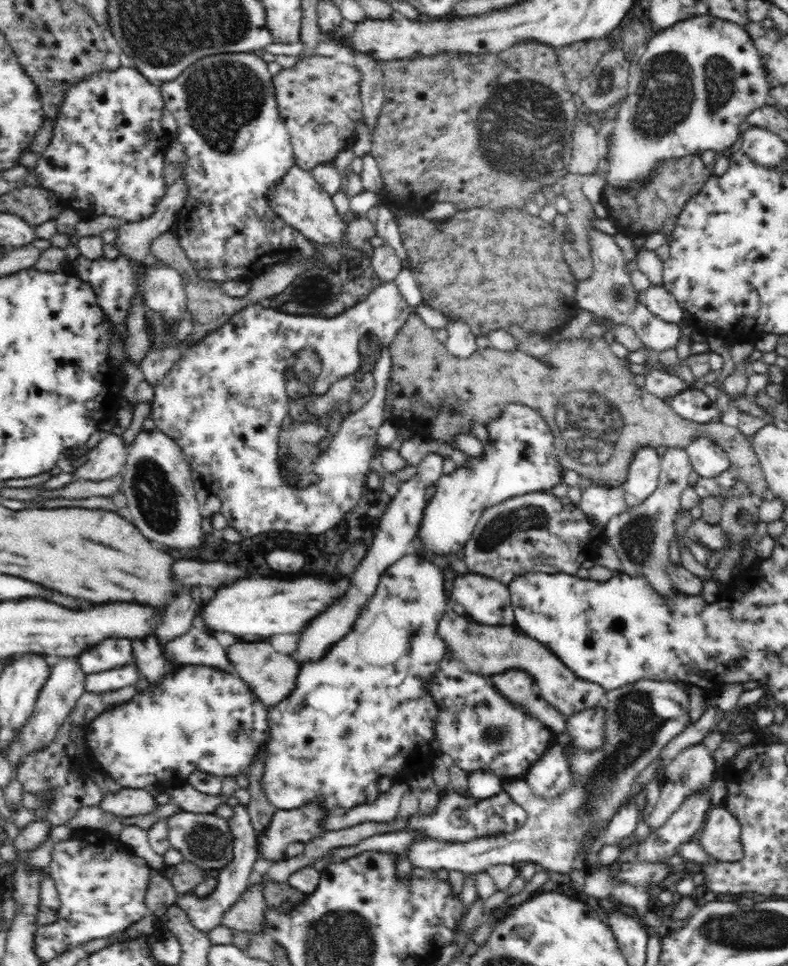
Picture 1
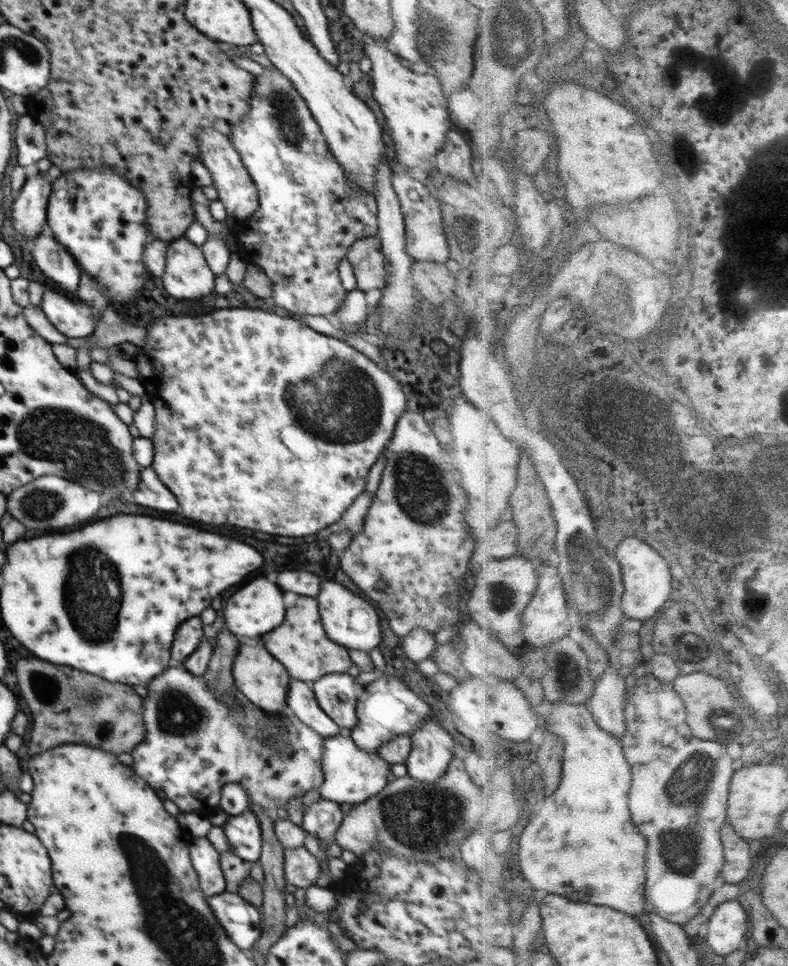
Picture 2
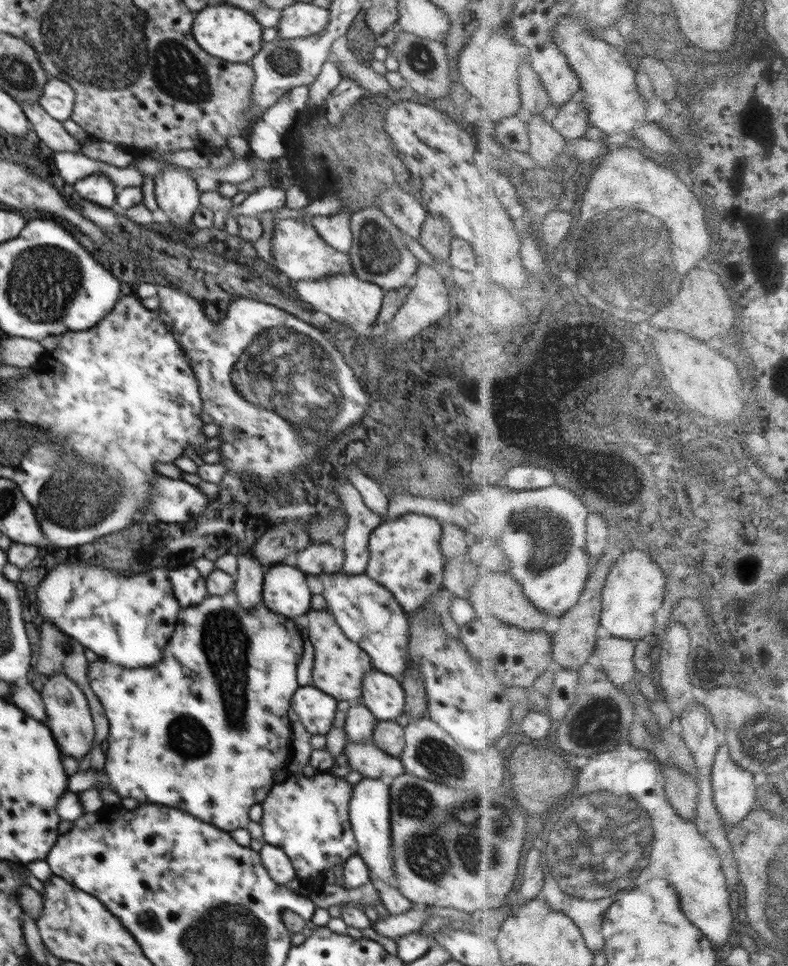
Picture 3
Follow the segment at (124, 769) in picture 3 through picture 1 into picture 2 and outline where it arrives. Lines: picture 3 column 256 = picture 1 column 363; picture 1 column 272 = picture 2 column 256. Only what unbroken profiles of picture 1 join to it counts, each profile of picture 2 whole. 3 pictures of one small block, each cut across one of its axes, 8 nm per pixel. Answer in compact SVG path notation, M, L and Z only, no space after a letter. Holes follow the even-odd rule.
M183 665L168 667L163 673L155 676L151 681L146 684L148 689L148 695L143 698L143 723L145 726L145 735L143 741L140 741L131 752L133 756L133 763L131 769L141 776L154 790L162 790L166 795L166 799L172 801L180 809L182 813L196 813L206 816L210 810L215 807L219 807L221 790L225 784L235 782L240 784L246 791L248 799L254 801L254 804L266 809L268 812L275 813L279 808L286 808L290 798L304 797L304 794L312 788L320 788L324 782L324 773L322 770L322 749L325 737L320 736L315 730L312 730L307 724L304 724L298 717L293 717L289 713L280 715L277 718L277 724L279 728L283 730L283 749L273 749L270 745L265 743L265 730L267 730L267 724L263 723L267 720L267 714L260 707L257 707L254 703L248 701L238 690L236 690L235 702L239 702L241 706L238 710L231 709L227 702L219 697L209 685L207 678L202 675L193 675L189 673L189 670Z

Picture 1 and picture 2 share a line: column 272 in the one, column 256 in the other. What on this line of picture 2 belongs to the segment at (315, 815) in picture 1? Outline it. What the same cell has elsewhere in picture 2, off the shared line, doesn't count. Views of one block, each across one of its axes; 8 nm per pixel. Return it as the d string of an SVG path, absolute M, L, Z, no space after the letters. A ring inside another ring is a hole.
M254 812L232 815L222 828L232 853L244 861L259 861L262 838Z

